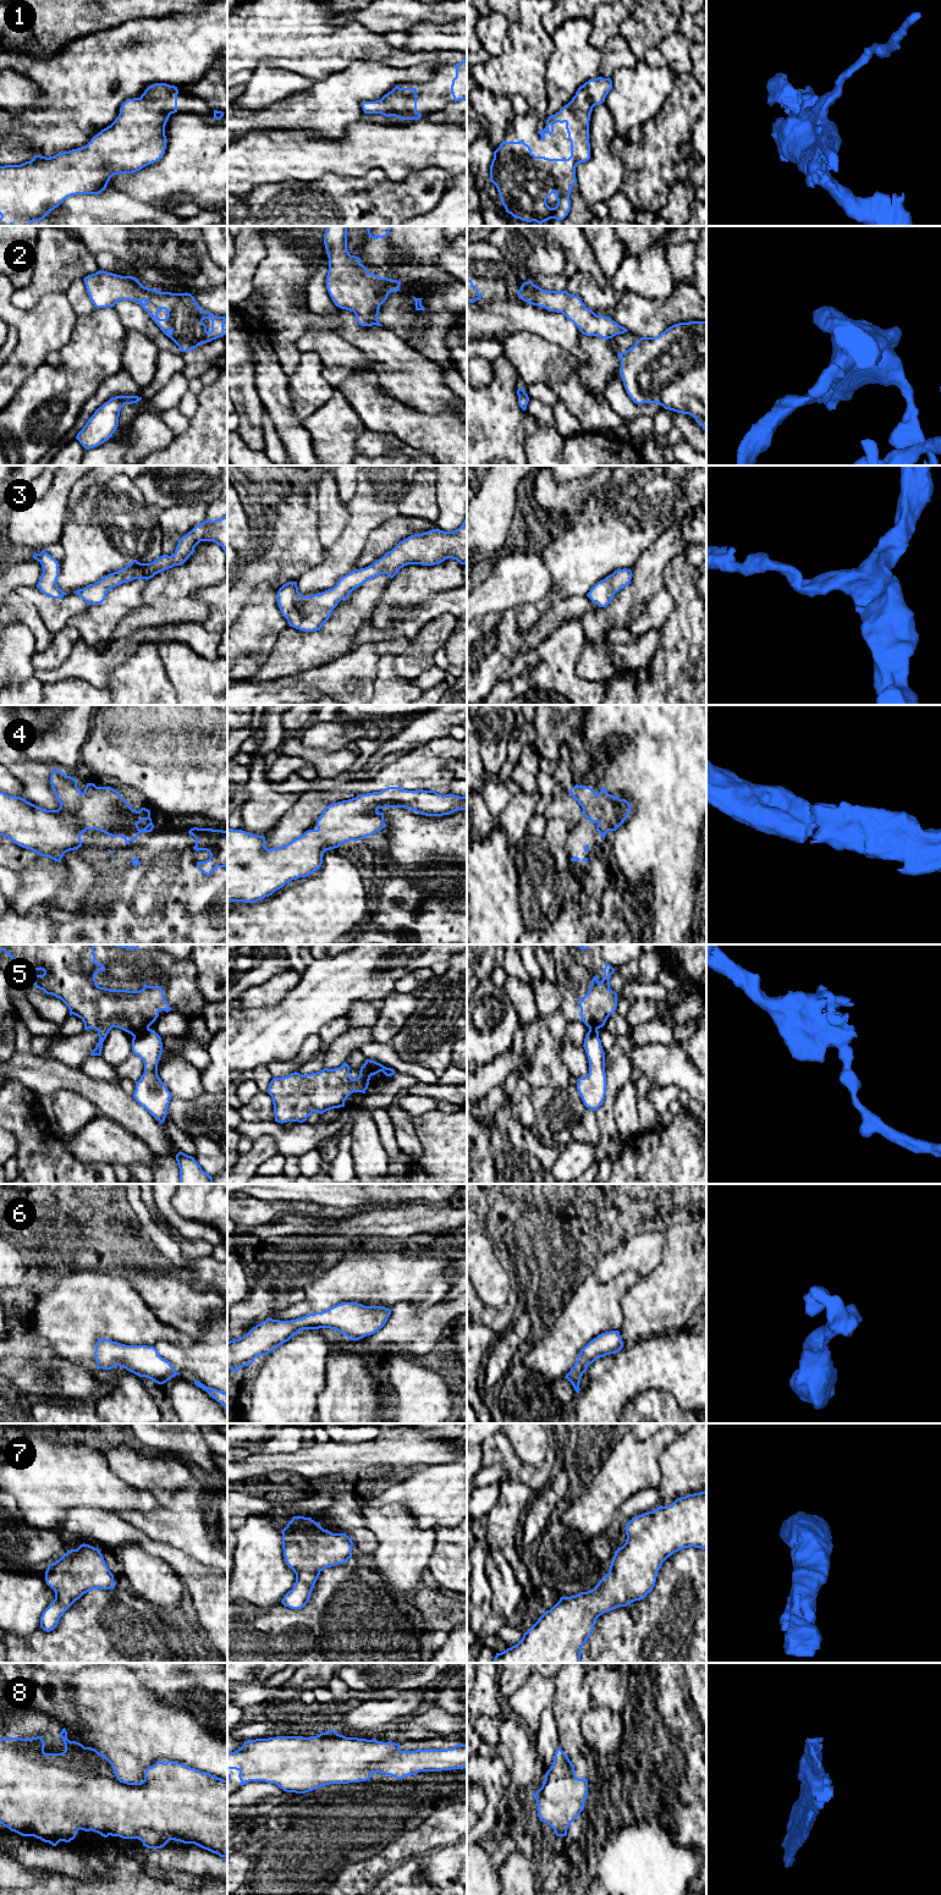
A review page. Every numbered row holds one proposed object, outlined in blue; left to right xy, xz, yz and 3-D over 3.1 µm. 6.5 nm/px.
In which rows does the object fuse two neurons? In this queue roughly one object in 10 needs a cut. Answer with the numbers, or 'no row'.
5

